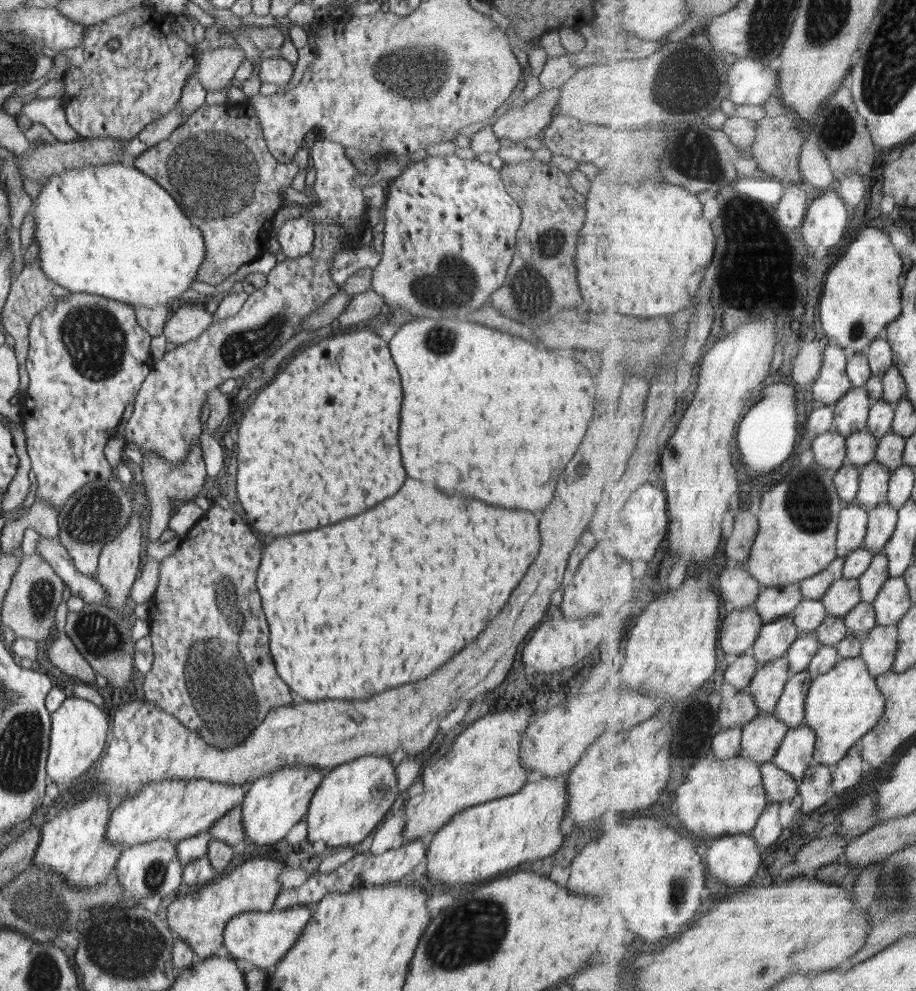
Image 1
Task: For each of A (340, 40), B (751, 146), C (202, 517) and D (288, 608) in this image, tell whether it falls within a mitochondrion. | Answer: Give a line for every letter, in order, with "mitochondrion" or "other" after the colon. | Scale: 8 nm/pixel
A: other
B: other
C: other
D: other

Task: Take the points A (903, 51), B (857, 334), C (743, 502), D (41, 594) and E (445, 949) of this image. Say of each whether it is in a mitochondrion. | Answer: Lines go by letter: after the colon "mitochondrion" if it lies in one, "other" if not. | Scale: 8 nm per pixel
A: mitochondrion
B: mitochondrion
C: other
D: mitochondrion
E: mitochondrion

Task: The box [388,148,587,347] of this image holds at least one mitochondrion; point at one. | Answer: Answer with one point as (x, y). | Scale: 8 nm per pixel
(451, 281)

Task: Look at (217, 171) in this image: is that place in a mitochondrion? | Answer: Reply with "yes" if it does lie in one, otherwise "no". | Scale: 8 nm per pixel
yes

